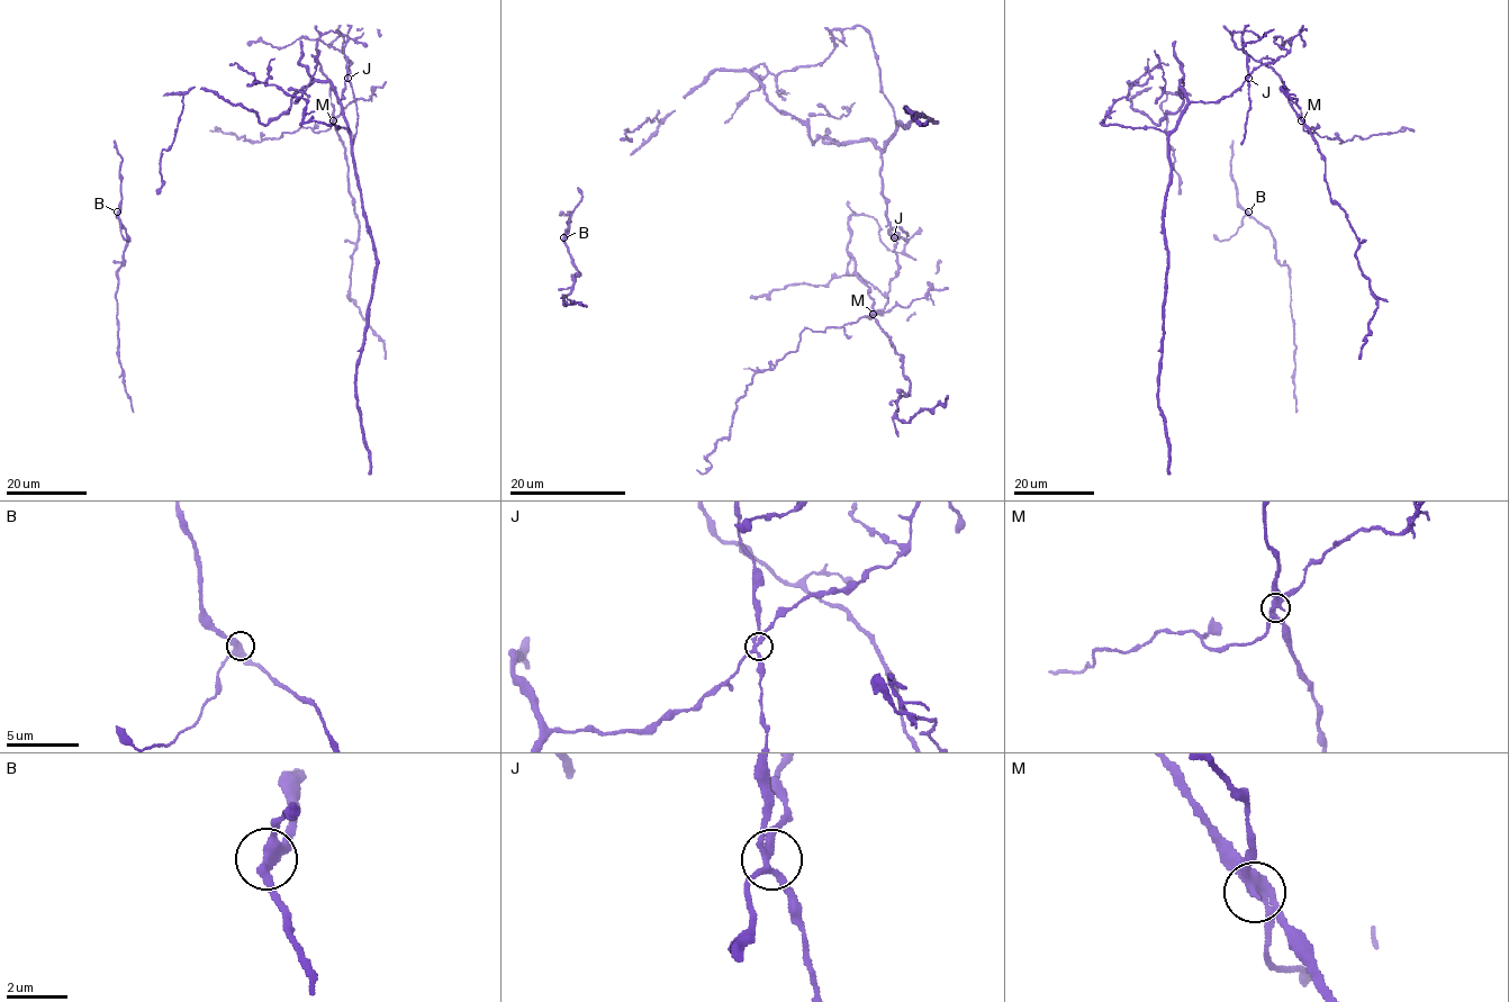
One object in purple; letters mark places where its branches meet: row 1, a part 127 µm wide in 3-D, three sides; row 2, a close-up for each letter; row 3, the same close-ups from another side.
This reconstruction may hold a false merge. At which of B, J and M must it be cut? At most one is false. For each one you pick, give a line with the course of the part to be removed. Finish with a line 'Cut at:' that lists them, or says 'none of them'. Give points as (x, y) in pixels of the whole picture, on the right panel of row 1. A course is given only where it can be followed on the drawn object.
M: foreign part runs (1302, 120), (1304, 131), (1313, 127), (1312, 133), (1342, 142), (1354, 136), (1369, 138), (1411, 129)
Cut at: M

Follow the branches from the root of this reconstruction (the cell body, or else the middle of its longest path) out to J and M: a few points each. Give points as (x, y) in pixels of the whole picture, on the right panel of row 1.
J: (1181, 97), (1178, 93), (1183, 86), (1181, 81), (1180, 88), (1190, 101), (1219, 101), (1230, 97), (1248, 78)
M: (1181, 97), (1181, 81), (1202, 102), (1241, 84), (1240, 32), (1234, 45), (1279, 75), (1302, 120)

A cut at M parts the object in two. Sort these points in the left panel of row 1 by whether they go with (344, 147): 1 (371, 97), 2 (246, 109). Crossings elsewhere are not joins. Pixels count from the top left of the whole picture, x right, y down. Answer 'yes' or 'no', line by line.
1: no
2: yes

